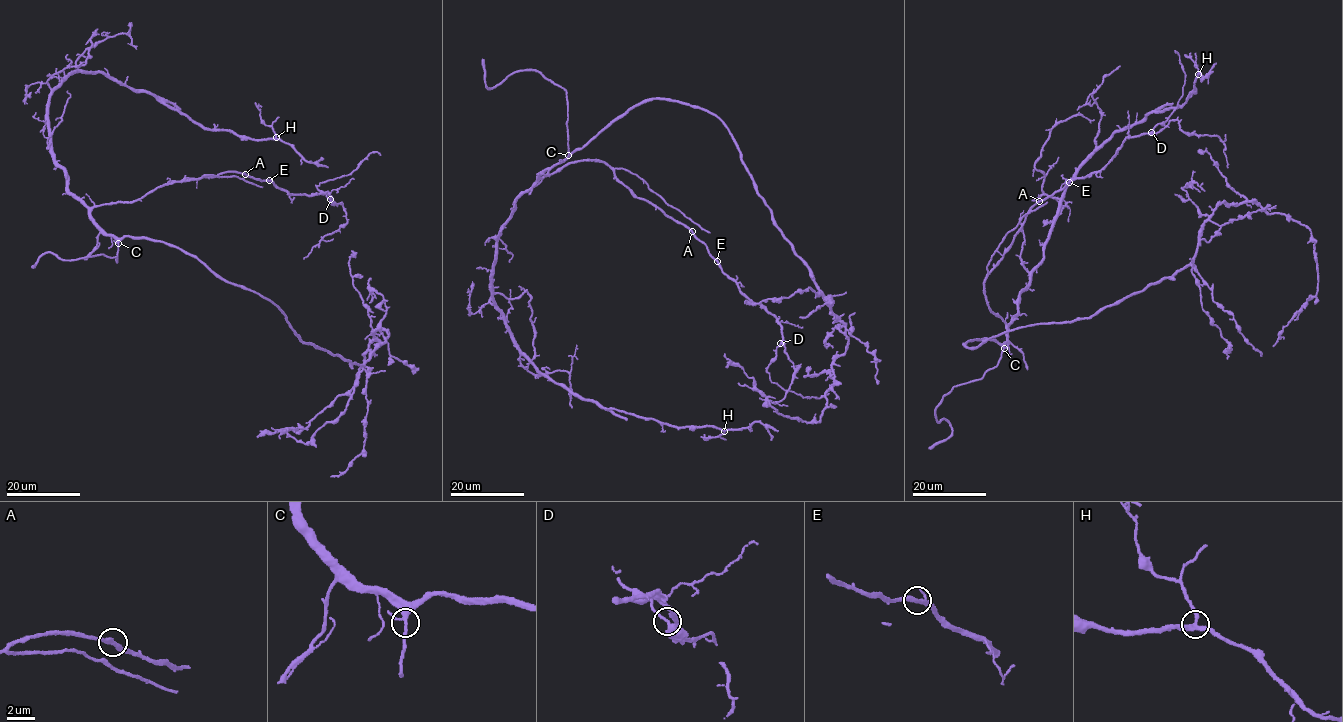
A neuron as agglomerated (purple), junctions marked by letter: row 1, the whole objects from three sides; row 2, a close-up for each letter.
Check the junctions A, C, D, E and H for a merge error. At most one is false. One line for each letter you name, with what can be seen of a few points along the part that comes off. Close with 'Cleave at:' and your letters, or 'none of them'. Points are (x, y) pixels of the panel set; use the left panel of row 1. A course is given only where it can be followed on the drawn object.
Cleave at: none of them

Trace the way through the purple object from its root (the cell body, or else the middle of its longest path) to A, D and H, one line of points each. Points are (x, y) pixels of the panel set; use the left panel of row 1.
A: (171, 245), (112, 236), (90, 211), (137, 200), (174, 181), (245, 174)
D: (171, 245), (112, 236), (90, 211), (234, 171), (330, 199)
H: (171, 245), (110, 235), (69, 193), (50, 139), (51, 89), (77, 71), (99, 72), (201, 126), (276, 137)

